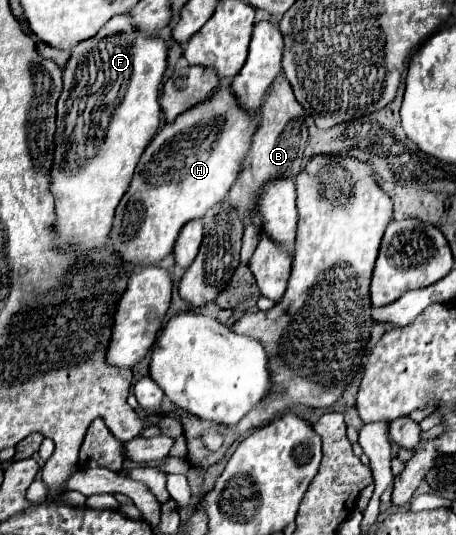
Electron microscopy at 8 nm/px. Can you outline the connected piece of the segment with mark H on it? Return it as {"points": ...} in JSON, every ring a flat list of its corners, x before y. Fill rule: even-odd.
{"points":[[220,84,204,102,182,112,174,122,164,124,144,150,130,188,116,208,112,250,132,264,154,264,168,256,184,224,202,220,210,208,224,202,244,166,260,118,260,108,244,108,230,84]]}

